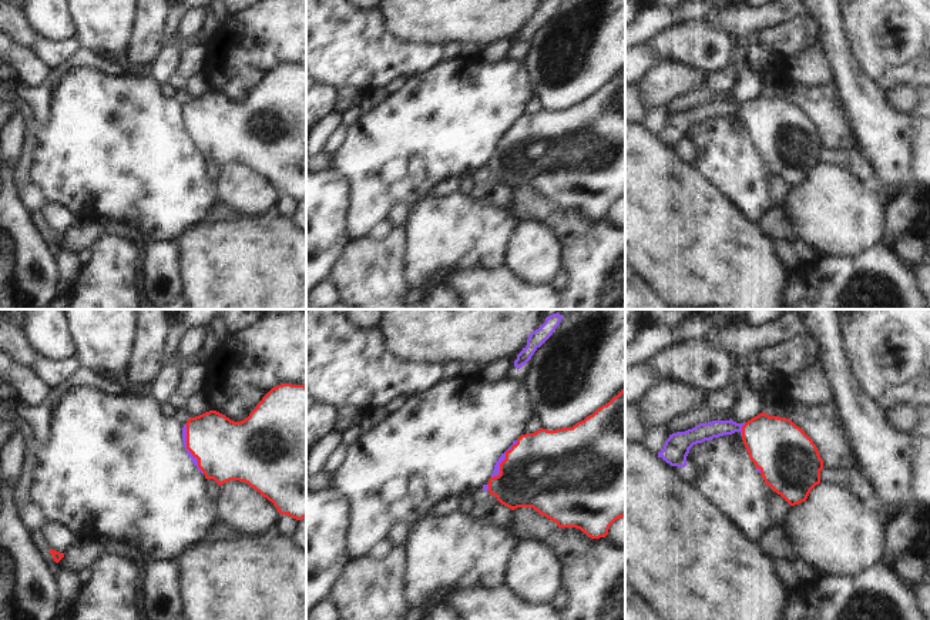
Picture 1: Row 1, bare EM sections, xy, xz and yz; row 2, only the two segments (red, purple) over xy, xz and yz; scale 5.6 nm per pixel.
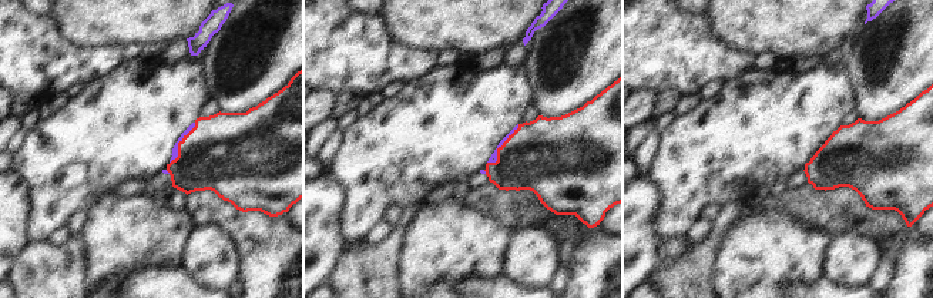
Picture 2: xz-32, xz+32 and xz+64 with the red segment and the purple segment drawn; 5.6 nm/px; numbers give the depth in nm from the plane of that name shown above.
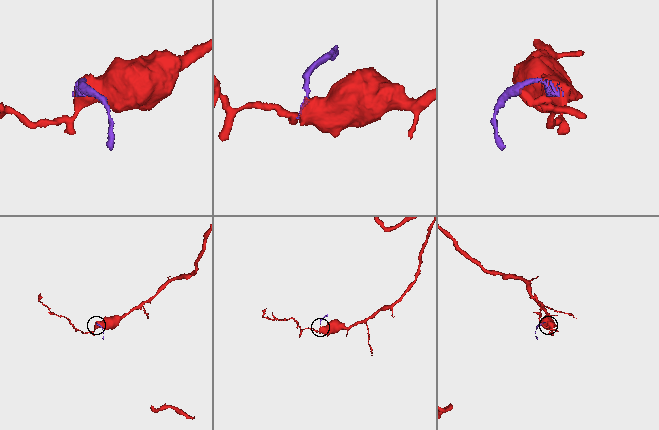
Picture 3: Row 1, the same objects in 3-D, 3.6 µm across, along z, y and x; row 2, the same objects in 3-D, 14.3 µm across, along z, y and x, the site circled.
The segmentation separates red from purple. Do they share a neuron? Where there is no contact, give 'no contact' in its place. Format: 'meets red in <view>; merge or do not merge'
meets red in xy; merge

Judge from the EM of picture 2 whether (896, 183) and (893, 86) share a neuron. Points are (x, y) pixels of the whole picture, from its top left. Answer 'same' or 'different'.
different

